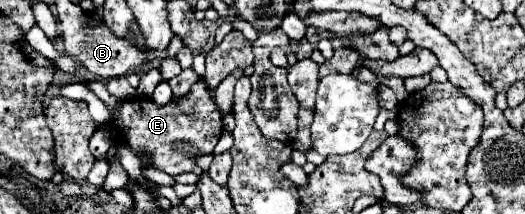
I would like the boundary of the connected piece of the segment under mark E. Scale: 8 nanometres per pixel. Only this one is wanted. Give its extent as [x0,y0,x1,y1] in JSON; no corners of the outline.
[108,81,222,177]

